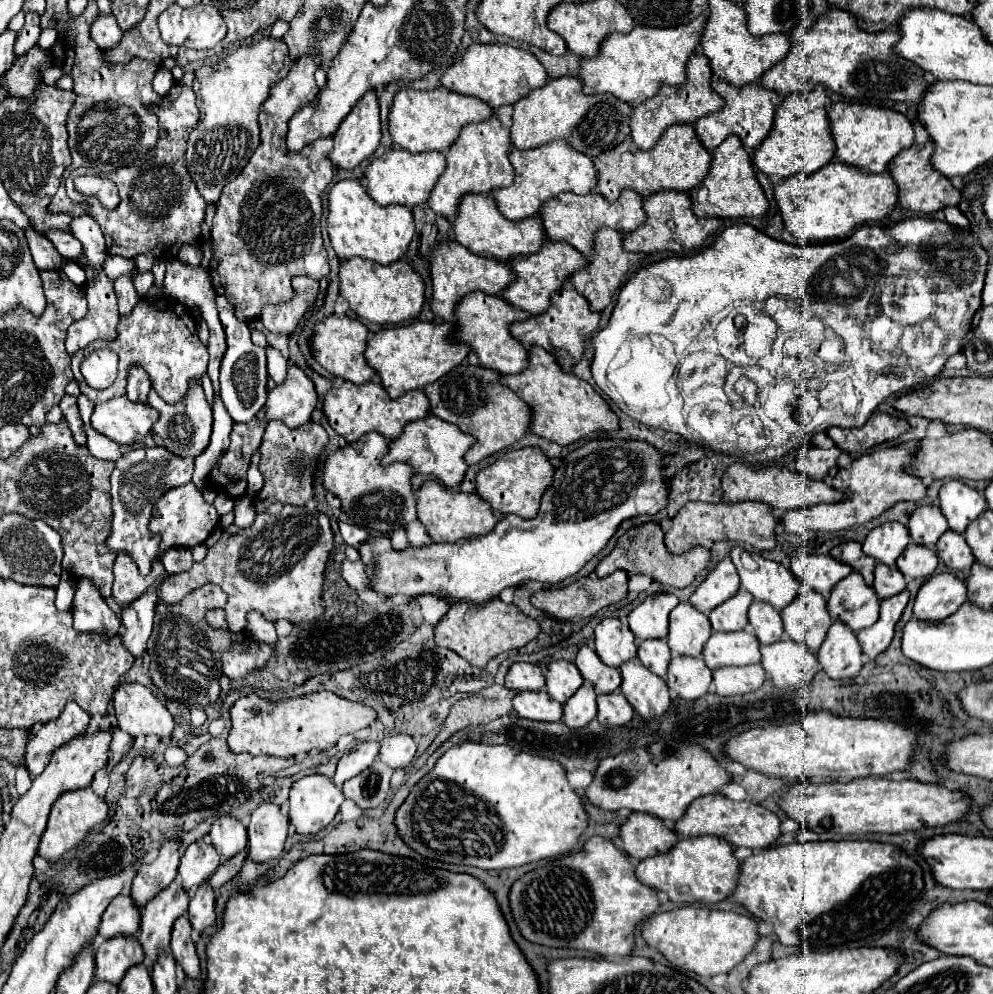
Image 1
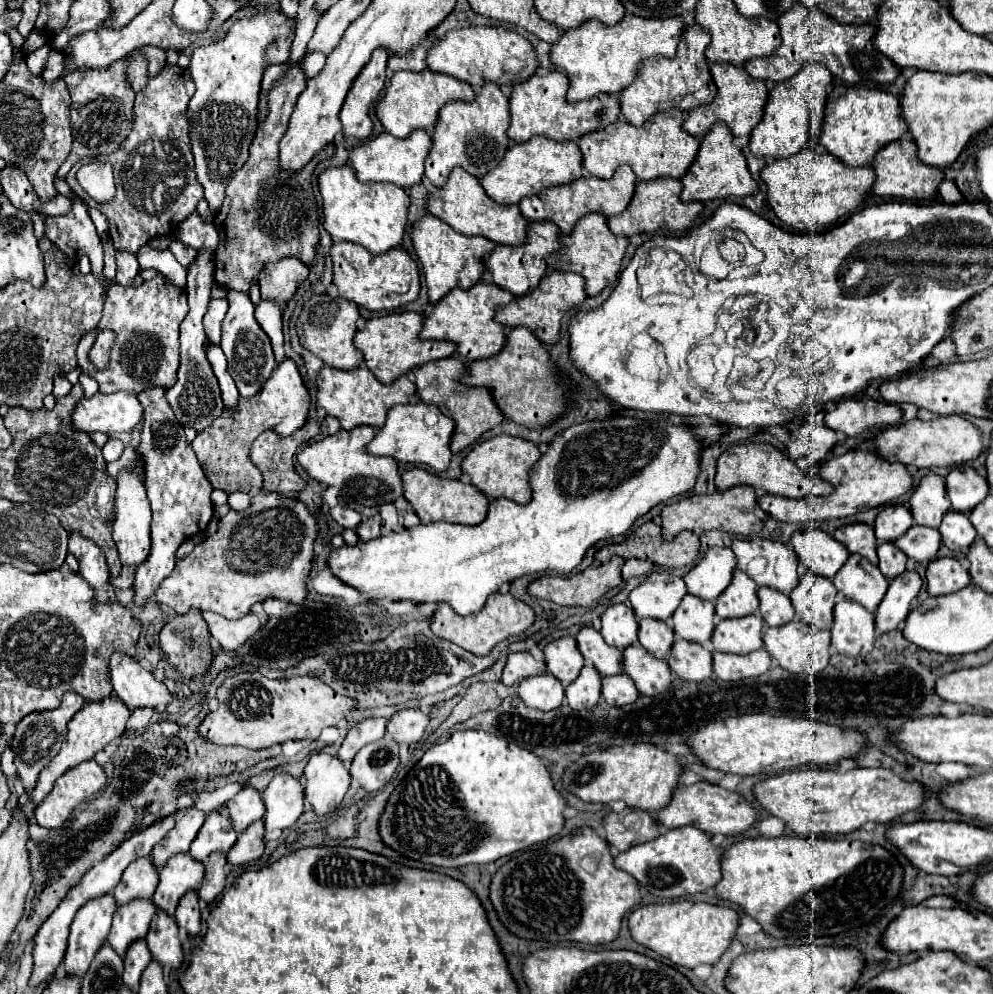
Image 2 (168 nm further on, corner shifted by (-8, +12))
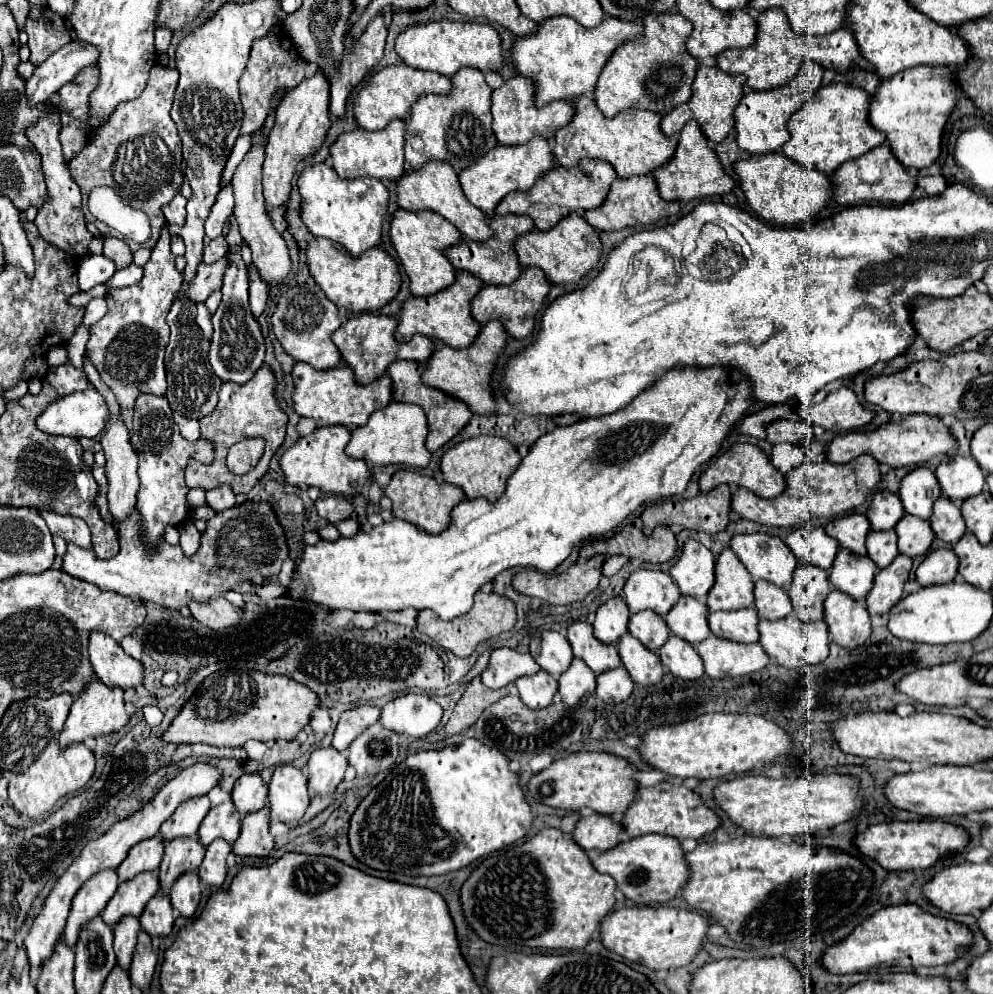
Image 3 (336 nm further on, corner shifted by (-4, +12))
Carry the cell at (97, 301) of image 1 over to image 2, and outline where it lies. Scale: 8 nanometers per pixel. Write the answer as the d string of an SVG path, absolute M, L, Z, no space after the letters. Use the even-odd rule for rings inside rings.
M74 200L72 204L74 204L74 208L72 208L66 216L58 216L58 218L46 220L46 238L48 238L52 244L56 244L62 252L68 250L68 252L74 254L74 256L84 256L84 254L86 254L86 256L90 258L90 264L92 264L92 276L102 284L104 292L108 292L108 288L112 286L112 280L104 278L104 274L102 274L102 270L104 270L104 248L102 248L100 236L98 236L98 232L96 232L96 226L94 226L94 222L90 220L84 202Z

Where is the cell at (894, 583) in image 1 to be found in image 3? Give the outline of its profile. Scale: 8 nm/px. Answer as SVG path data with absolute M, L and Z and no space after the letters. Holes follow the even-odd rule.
M870 530L866 536L866 548L868 548L868 556L876 562L878 568L888 566L898 556L896 532L894 530L886 530L886 532Z

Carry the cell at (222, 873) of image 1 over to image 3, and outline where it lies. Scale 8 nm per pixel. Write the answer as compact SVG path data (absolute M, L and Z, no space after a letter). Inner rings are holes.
M264 806L258 812L250 812L242 820L242 832L232 846L232 852L238 856L268 856L274 848L274 838L268 830L270 826L270 808Z

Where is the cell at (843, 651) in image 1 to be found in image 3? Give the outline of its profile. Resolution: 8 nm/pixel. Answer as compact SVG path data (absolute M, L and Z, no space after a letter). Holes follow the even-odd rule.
M832 590L824 602L824 616L830 638L842 648L858 648L870 638L870 614L866 604Z

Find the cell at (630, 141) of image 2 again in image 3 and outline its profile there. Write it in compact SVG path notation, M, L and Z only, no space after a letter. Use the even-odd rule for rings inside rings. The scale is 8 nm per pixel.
M578 96L572 100L574 116L572 120L554 132L554 158L560 166L576 166L580 158L600 158L614 166L618 178L630 178L638 174L648 174L652 168L658 168L672 156L672 148L676 148L676 138L666 138L660 132L660 116L646 110L624 110L614 118L606 118L596 104Z

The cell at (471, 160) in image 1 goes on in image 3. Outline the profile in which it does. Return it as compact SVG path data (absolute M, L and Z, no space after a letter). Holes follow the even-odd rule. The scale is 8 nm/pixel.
M460 68L460 72L456 72L450 80L452 90L448 94L424 94L410 108L404 154L412 168L420 168L428 160L444 160L460 172L496 146L496 138L490 128L492 88L484 82L482 72L476 68Z

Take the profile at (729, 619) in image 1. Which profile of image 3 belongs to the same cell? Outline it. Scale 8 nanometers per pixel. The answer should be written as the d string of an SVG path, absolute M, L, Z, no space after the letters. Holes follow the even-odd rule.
M726 548L716 558L714 586L708 592L708 610L740 610L754 604L754 581L740 558Z

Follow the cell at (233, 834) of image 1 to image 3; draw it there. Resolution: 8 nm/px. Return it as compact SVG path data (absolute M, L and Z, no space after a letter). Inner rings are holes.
M244 774L236 780L232 800L236 808L246 816L248 812L260 810L268 804L268 786L262 782L260 774Z

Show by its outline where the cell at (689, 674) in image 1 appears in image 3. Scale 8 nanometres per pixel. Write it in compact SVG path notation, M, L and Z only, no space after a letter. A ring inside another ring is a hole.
M674 634L658 650L658 656L662 664L682 680L698 680L704 674L704 664L698 652L694 652L694 646Z

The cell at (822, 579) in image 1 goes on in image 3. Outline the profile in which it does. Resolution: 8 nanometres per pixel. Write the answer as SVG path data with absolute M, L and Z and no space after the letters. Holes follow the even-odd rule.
M798 528L790 532L784 542L796 554L800 564L814 564L824 570L832 568L832 562L840 550L840 544L836 544L824 528Z

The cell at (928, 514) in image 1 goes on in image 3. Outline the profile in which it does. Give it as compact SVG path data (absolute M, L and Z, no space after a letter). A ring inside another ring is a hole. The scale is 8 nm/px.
M926 466L910 470L900 482L900 500L904 510L912 516L928 520L932 516L936 496L940 496L940 486L934 472Z

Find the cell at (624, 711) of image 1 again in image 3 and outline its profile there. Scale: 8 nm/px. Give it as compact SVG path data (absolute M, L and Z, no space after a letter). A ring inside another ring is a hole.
M624 666L596 676L596 696L604 702L624 702L632 694L632 680Z

